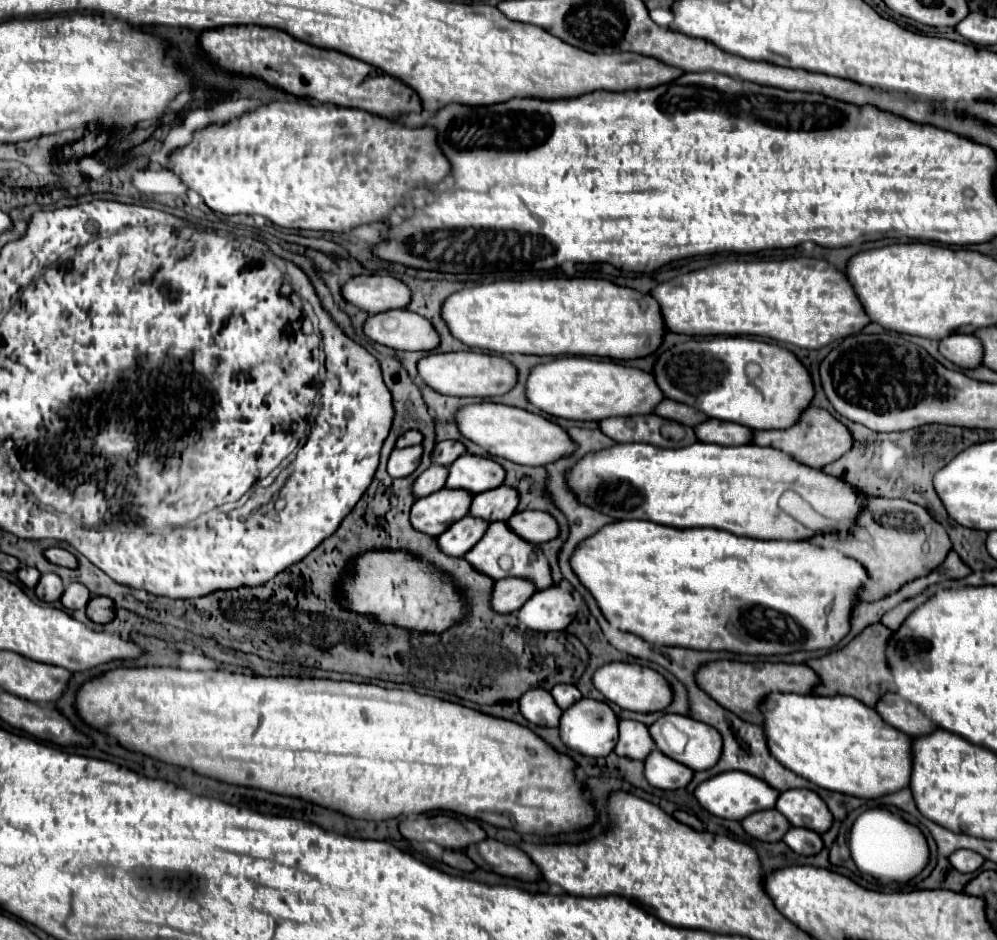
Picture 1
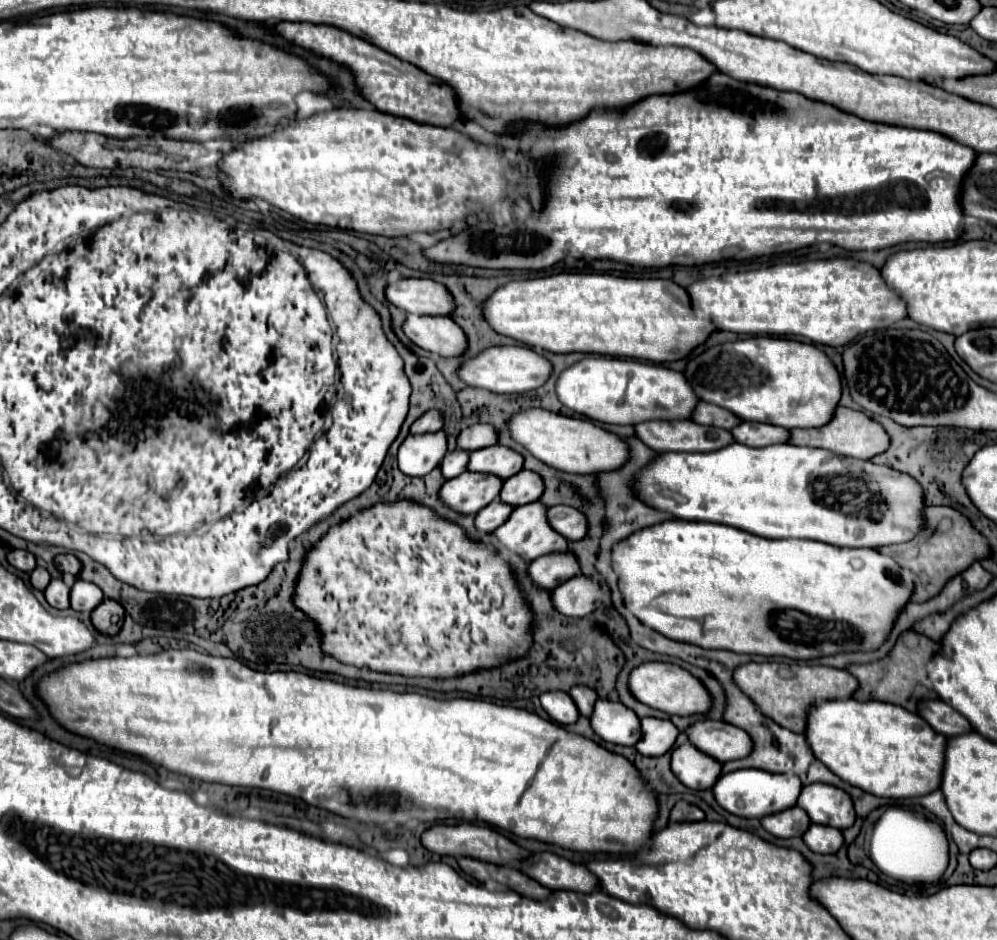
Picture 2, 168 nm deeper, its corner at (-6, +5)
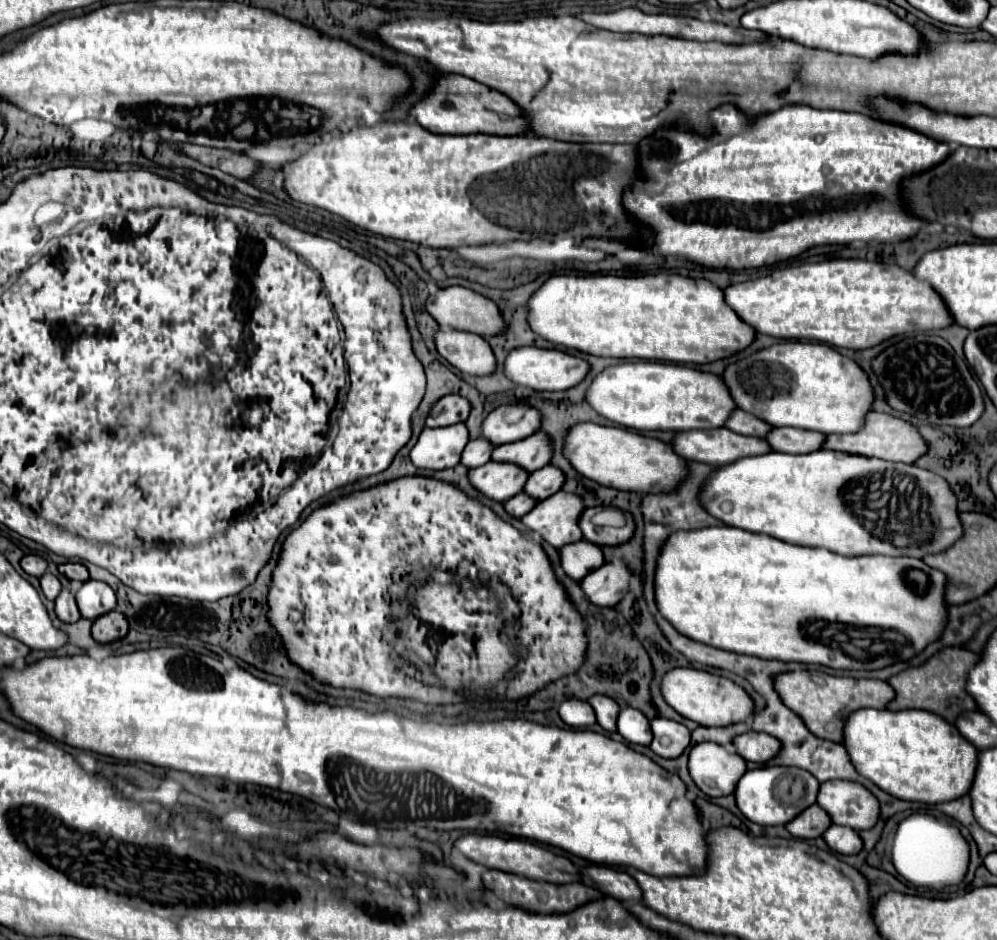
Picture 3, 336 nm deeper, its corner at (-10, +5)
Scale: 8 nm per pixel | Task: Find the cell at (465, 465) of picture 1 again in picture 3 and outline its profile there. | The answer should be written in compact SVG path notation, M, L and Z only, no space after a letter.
M536 432L520 442L496 446L492 452L492 460L514 462L514 464L522 466L524 470L534 472L534 470L540 470L546 464L550 464L552 454L554 454L554 448L552 448L552 440L548 438L548 434Z

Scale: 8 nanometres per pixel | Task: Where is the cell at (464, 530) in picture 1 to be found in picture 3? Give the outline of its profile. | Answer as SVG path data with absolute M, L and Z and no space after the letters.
M520 492L520 494L516 494L512 500L506 502L506 510L508 510L508 514L512 514L512 516L516 516L516 518L522 518L522 516L528 514L536 504L538 504L536 498L528 496L526 492Z

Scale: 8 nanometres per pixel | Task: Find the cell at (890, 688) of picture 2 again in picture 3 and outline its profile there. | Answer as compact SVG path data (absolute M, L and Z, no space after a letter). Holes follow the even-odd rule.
M946 648L940 652L940 656L934 656L924 666L908 668L892 676L888 684L892 684L892 688L896 690L896 700L890 702L888 710L928 710L946 718L950 724L954 724L956 718L962 714L962 710L964 712L978 710L978 704L966 692L968 676L974 664L978 664L978 660L980 660L980 654L974 654L966 648ZM954 698L956 698L956 704L950 704Z

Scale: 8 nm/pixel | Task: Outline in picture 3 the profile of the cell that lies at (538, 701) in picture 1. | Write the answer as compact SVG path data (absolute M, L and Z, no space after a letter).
M566 700L560 704L558 712L560 712L560 718L572 728L588 728L596 722L594 710L590 708L588 702L582 702L582 700Z

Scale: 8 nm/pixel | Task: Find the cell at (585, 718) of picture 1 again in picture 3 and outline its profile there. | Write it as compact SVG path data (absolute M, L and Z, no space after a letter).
M622 708L618 716L618 732L630 742L630 744L642 744L650 746L652 742L652 730L648 718L638 712L636 708Z

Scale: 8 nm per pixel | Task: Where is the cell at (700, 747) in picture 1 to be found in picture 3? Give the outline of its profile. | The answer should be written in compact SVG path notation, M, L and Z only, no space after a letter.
M766 732L742 734L734 738L734 746L742 758L746 758L748 762L756 762L756 764L768 764L770 758L776 758L782 748L778 738Z

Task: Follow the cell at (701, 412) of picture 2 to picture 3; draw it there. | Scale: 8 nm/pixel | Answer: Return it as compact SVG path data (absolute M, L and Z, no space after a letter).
M736 410L730 420L726 422L726 428L738 432L738 434L744 434L744 436L758 436L758 438L766 438L774 426L756 418L754 414L750 412L742 412L742 410Z

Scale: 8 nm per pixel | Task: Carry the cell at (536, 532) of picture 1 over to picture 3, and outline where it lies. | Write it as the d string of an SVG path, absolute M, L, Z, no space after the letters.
M588 508L582 518L580 518L580 528L584 532L584 538L598 544L598 546L620 546L624 542L628 542L634 532L636 532L636 524L634 520L628 520L628 524L624 528L606 528L606 526L596 526L592 522L592 516L598 512L598 508Z

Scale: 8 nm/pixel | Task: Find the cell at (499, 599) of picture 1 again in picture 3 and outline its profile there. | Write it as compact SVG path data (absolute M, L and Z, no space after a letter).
M588 540L560 548L560 558L564 572L574 580L582 580L586 574L590 574L590 570L596 570L604 564L602 548Z

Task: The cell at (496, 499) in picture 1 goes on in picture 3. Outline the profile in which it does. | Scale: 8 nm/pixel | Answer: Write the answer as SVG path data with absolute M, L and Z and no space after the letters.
M552 464L536 470L530 474L524 492L534 496L536 500L544 500L552 494L556 494L564 486L564 472Z

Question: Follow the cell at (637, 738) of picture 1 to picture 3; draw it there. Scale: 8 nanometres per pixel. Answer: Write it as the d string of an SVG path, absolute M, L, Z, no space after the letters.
M654 718L652 732L654 740L650 748L662 758L678 758L690 744L690 730L668 718Z

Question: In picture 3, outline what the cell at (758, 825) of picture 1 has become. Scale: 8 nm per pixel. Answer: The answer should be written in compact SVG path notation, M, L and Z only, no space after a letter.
M818 804L806 808L800 816L796 816L790 824L786 824L786 830L796 838L820 838L826 828L830 828L830 816L826 810L822 810Z

